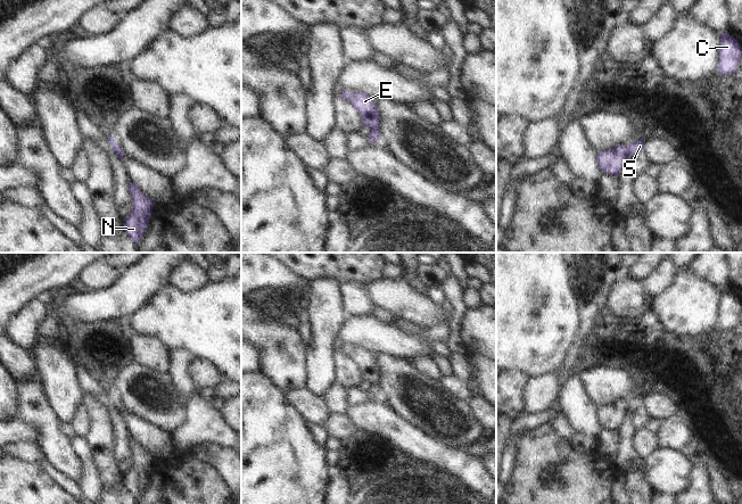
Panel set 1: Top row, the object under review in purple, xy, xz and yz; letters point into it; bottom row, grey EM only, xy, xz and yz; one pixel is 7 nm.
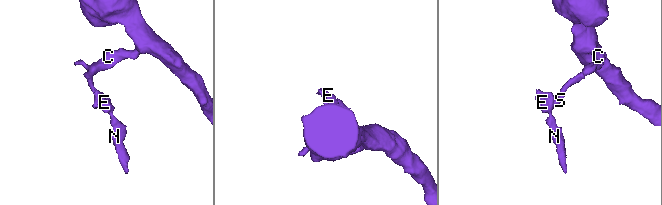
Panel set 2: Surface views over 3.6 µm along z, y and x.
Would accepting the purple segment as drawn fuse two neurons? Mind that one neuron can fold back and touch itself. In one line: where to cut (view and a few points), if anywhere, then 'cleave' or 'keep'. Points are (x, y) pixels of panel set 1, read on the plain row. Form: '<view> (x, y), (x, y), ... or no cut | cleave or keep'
yz (626, 402), (627, 411) | cleave

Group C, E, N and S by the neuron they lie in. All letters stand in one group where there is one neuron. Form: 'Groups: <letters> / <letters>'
Groups: C S / E N.

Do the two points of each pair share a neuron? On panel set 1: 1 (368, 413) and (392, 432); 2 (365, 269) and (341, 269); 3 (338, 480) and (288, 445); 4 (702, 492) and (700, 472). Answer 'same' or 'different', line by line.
1: same
2: same
3: different
4: same

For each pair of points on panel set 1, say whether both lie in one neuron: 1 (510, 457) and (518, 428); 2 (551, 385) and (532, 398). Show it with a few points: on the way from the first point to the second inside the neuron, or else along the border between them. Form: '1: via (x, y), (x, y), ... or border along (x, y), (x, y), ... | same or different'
1: via (510, 451), (512, 435) | same
2: via (546, 387), (536, 397) | same

